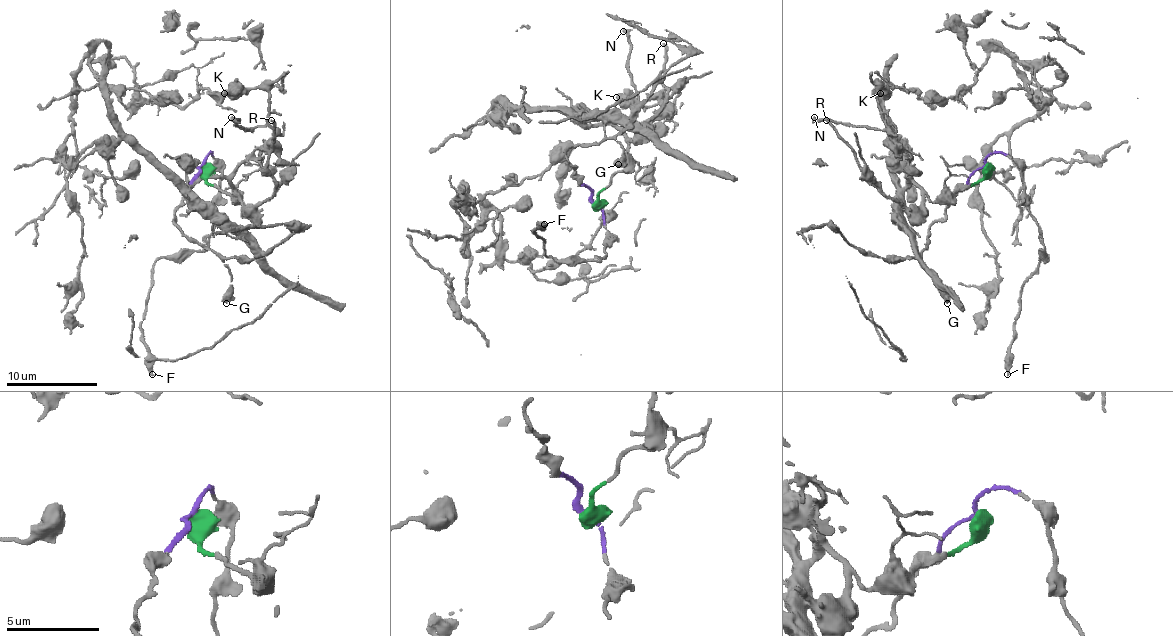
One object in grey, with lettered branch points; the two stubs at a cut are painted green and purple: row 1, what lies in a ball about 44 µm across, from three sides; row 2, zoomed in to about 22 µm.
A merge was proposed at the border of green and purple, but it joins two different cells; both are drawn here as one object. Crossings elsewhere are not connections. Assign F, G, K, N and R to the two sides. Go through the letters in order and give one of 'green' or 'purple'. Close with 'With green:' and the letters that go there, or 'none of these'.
F: purple
G: purple
K: green
N: green
R: green
With green: K, N, R

